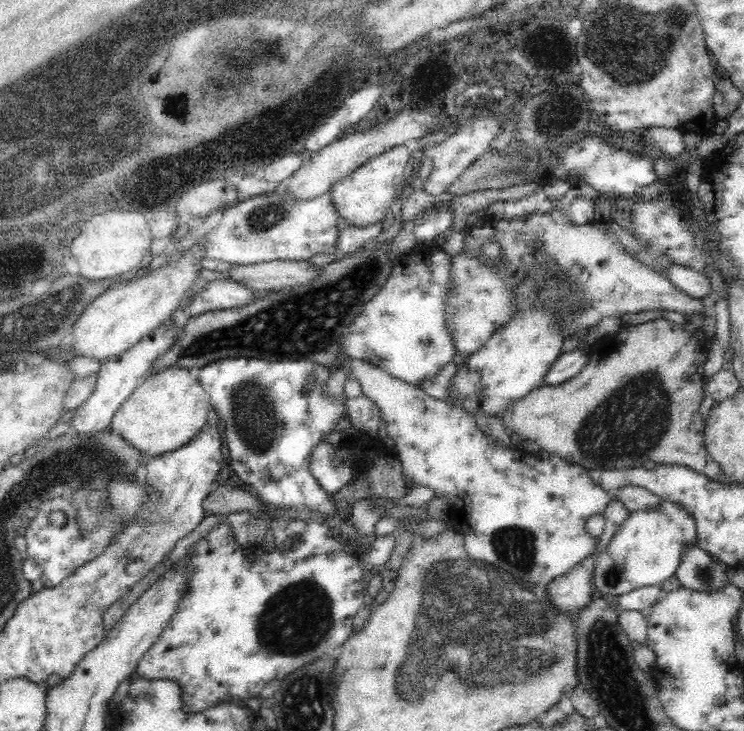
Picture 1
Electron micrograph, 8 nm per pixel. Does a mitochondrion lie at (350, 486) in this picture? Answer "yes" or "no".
no

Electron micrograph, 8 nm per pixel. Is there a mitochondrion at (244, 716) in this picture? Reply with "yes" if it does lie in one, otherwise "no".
no

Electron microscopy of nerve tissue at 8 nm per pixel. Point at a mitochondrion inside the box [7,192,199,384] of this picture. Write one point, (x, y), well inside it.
(65, 300)

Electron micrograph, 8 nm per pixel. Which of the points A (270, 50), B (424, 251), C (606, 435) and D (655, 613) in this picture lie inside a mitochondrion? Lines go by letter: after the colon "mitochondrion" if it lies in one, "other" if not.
A: other
B: other
C: mitochondrion
D: other

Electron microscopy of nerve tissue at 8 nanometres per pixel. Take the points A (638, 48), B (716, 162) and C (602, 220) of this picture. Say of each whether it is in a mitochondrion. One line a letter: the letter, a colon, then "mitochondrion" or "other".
A: mitochondrion
B: other
C: other

